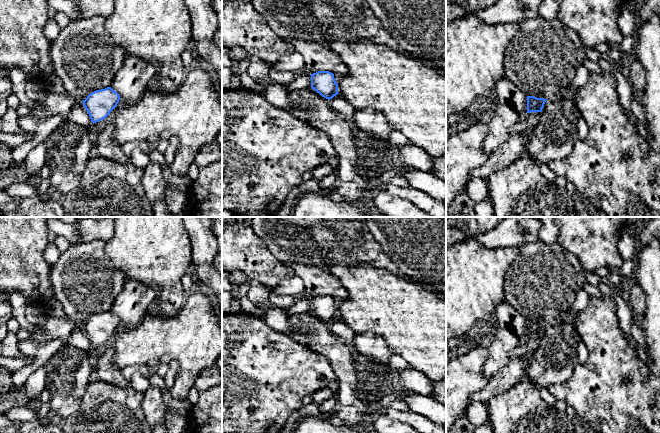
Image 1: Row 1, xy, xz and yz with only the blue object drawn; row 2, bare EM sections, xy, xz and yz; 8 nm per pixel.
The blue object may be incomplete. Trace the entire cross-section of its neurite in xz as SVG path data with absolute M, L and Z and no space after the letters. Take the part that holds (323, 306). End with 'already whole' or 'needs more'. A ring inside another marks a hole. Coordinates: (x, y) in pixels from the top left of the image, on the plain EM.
M318 295L311 298L311 312L328 324L338 318L338 308L334 298L329 295Z; already whole

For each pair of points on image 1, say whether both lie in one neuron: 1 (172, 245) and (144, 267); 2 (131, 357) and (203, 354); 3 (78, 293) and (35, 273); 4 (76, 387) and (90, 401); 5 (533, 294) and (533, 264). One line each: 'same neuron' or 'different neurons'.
1: same neuron
2: same neuron
3: different neurons
4: different neurons
5: same neuron

